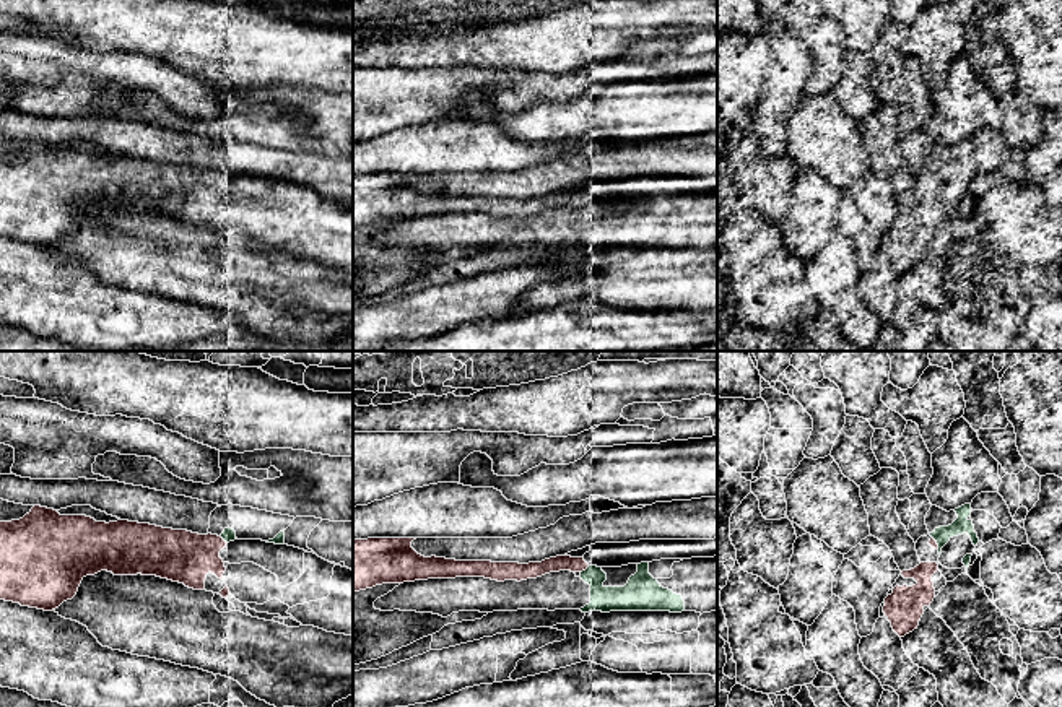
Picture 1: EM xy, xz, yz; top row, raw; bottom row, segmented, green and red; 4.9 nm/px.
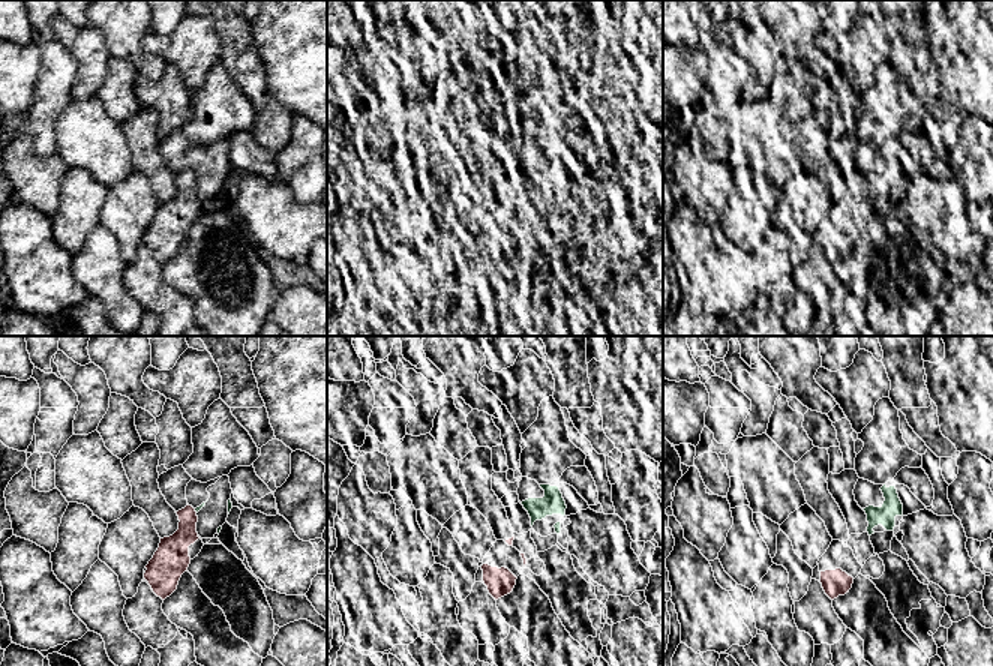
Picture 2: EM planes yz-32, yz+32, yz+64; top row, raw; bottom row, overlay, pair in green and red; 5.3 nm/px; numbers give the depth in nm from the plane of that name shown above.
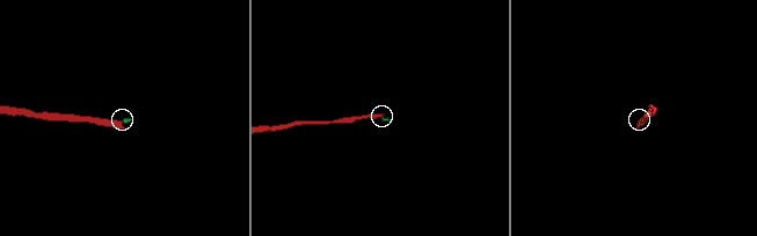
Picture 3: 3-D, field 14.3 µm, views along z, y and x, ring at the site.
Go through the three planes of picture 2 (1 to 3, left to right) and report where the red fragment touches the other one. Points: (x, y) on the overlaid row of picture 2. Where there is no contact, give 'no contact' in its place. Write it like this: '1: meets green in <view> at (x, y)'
1: meets green in yz-32 at (195, 510)
2: no contact
3: no contact

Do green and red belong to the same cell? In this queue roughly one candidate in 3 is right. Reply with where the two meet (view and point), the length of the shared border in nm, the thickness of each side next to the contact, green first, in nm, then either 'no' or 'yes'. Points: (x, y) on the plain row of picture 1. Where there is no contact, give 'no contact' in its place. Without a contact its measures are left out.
meets green in xz at (586, 205); contact 60 nm long; 130 nm thick on the green side, 80 nm on the other; no

